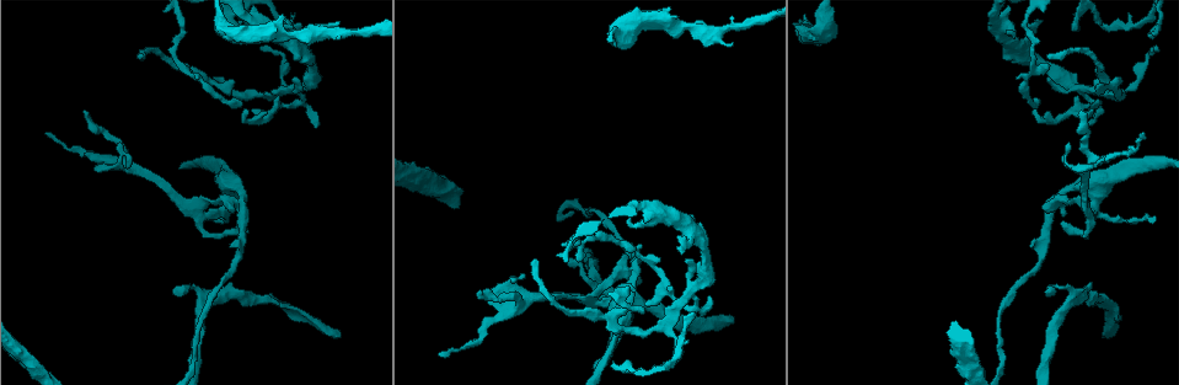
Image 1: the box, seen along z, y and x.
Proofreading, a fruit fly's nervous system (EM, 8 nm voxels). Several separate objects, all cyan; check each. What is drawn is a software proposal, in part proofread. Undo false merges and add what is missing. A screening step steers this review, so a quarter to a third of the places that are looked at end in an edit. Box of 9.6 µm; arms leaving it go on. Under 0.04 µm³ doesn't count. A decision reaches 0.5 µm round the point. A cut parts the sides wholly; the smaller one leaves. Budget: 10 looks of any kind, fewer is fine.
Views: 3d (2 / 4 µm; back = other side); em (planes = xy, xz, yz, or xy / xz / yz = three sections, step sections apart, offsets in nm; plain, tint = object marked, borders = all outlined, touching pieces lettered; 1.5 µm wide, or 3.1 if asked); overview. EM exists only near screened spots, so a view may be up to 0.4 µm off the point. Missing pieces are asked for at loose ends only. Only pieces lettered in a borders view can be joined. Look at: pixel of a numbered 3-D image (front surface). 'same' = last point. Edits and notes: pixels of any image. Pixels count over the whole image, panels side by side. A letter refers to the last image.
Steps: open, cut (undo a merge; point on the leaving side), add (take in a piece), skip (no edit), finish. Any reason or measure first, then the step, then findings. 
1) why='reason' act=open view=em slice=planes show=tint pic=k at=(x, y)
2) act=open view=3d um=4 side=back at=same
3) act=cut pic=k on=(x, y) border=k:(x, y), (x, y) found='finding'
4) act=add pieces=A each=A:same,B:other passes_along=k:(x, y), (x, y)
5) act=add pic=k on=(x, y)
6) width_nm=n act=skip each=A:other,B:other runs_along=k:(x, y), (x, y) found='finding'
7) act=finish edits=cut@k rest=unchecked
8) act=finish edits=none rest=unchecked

why='thin end' act=open view=em slice=xy step=4 show=tint pic=1 at=(1153, 218)

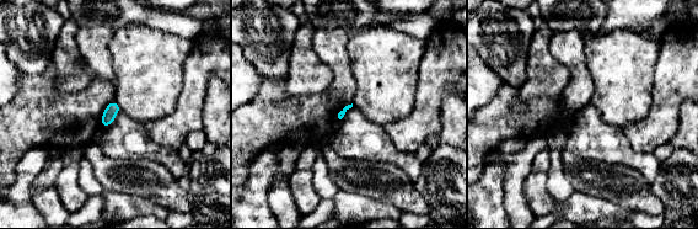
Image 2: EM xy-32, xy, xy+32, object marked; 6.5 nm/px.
why='cut it another way' act=open view=em slice=planes show=borders at=same

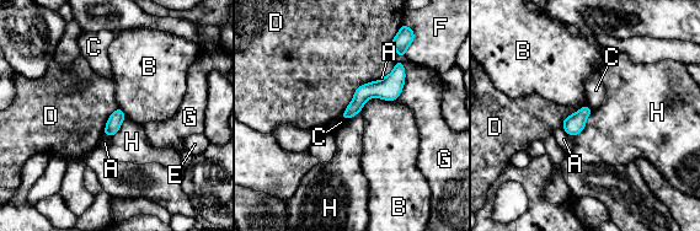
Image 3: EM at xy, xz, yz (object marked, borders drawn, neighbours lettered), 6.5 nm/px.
longest_contact=D:340nm act=skip each=A:other,B:other,C:other,D:other,E:other,F:other,G:other,H:other runs_along=3:(400, 66), (346, 116) found='none of them fits'

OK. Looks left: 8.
why='closes a loop' act=open view=em slice=planes show=plain pic=1 at=(602, 284)

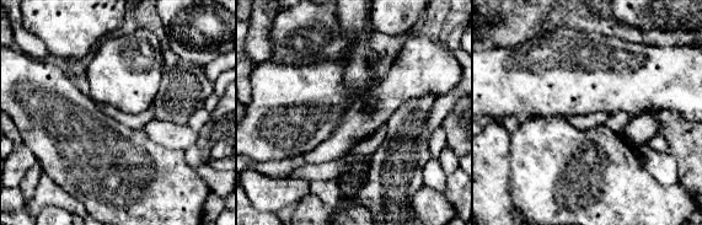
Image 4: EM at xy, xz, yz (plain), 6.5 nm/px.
why='where the object lies' act=open view=em slice=planes show=tint at=same

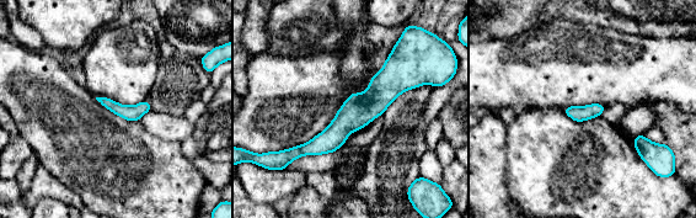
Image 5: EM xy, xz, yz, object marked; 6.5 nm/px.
why='see the neighbours' act=open view=em slice=planes show=borders at=same

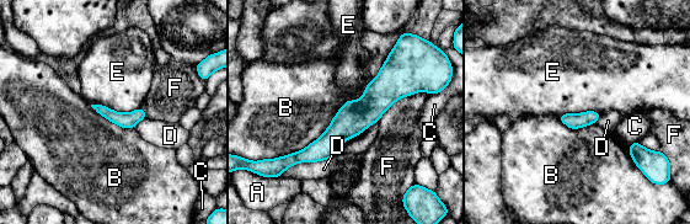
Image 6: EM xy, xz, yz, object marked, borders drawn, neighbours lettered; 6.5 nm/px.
width_nm=100 longest_contact=B:600nm act=skip each=A:other,B:other,C:other,D:other,E:other,F:other found='one neuron here'

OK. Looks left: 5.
why='end of a long branch' act=open view=3d um=4 pic=1 at=(336, 338)

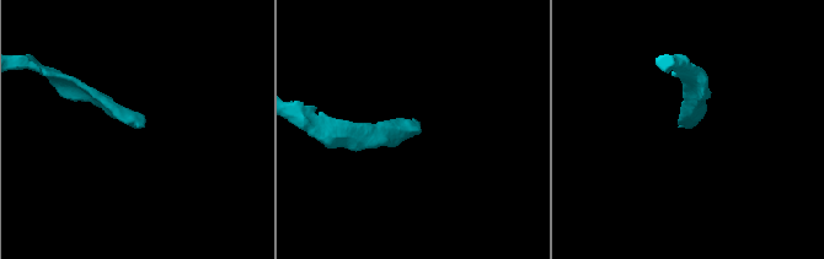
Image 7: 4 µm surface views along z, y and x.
why='now the EM' act=open view=em slice=yz step=4 show=borders pic=7 at=(420, 124)

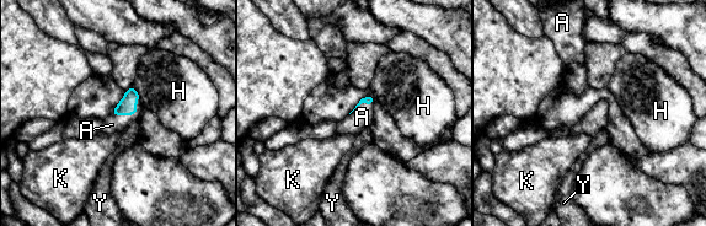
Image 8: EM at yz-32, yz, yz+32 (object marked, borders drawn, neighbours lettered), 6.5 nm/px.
act=open view=em slice=planes show=borders at=same

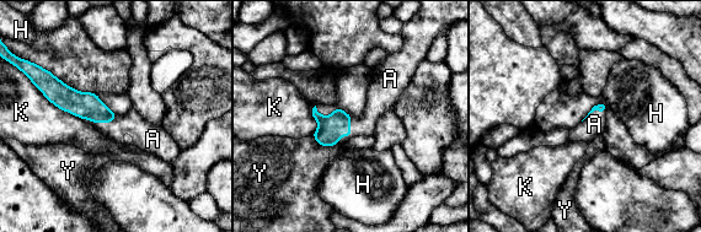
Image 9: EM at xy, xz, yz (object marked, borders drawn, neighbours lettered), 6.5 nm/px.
act=add pieces=A each=A:same,H:other,K:other,Y:other found='the neuron continues'

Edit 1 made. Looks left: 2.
act=finish edits=add@9 rest=unchecked

